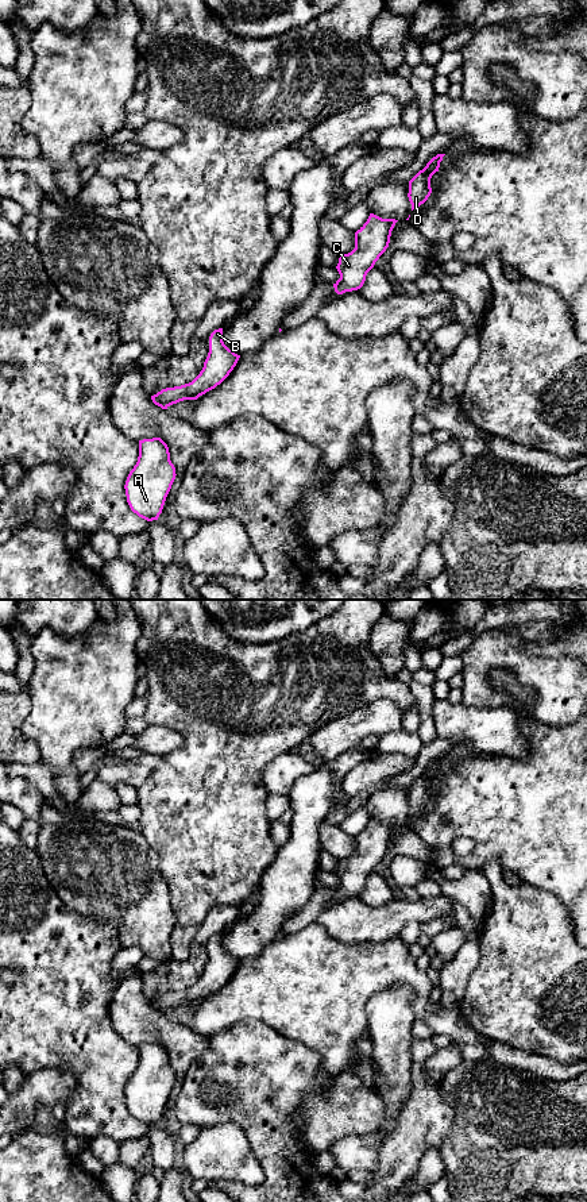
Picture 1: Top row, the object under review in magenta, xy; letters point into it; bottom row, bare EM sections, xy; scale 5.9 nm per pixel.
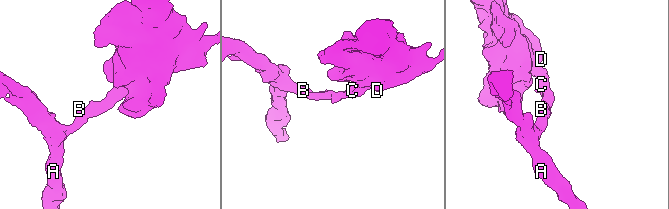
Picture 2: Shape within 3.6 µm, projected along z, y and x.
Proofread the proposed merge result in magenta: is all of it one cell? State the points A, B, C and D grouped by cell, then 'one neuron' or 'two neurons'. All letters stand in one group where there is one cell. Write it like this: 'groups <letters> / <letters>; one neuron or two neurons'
groups A B C D; one neuron

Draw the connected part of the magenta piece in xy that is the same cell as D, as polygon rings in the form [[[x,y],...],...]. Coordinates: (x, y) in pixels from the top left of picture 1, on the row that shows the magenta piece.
[[[437,154],[433,157],[426,166],[409,181],[408,197],[412,204],[412,211],[424,204],[430,196],[430,178],[436,172],[439,172],[444,155],[445,154]]]

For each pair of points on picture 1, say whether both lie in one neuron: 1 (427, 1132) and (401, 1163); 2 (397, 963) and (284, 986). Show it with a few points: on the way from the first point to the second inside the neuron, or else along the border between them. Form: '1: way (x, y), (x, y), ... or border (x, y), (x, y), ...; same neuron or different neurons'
1: way (418, 1140), (404, 1155); same neuron
2: way (369, 969), (328, 983), (312, 983); same neuron

